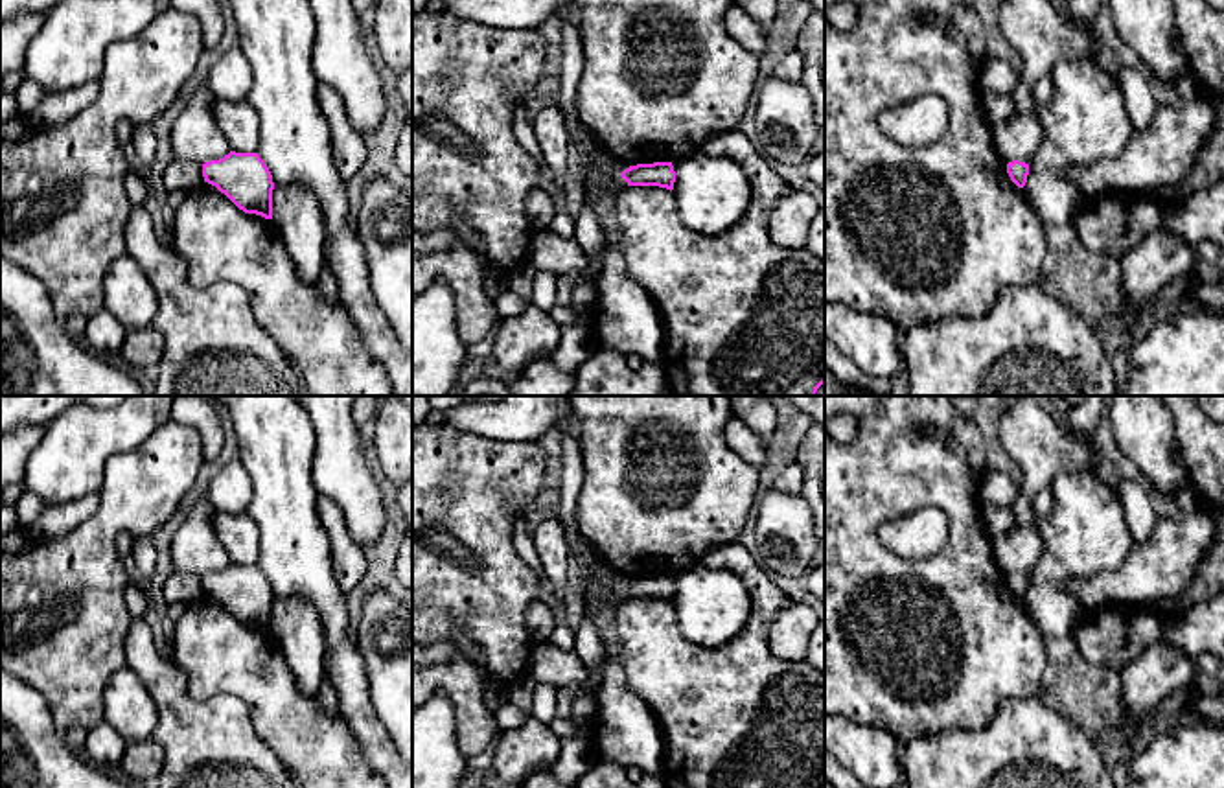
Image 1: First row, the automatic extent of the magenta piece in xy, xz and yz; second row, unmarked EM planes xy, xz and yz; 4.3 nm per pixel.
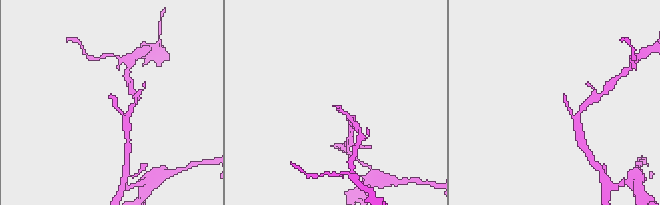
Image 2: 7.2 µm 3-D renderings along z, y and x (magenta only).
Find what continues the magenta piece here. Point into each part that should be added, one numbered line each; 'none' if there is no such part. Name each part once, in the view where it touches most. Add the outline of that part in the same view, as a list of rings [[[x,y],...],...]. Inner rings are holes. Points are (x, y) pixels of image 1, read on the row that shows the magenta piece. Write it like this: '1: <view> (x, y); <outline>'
none

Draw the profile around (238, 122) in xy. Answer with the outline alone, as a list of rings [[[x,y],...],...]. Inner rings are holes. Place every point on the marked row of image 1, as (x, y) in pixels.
[[[217,99],[214,120],[236,153],[256,153],[258,149],[258,114],[248,101]]]

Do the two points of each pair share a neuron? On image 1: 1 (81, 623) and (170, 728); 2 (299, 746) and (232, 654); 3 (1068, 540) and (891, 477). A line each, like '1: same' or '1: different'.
1: different
2: same
3: different

